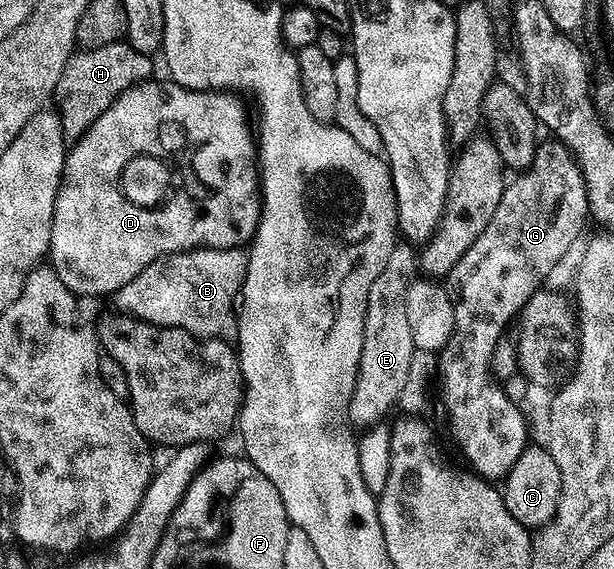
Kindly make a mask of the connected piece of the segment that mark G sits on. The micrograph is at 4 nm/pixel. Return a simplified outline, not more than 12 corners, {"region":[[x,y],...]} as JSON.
{"region":[[540,141],[457,260],[438,351],[470,469],[529,445],[497,342],[589,222],[568,147]]}

